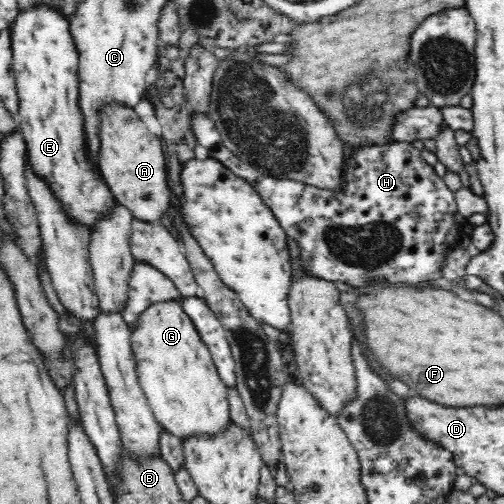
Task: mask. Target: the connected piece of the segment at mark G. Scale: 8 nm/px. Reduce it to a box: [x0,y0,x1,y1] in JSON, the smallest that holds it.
[130,300,231,441]

